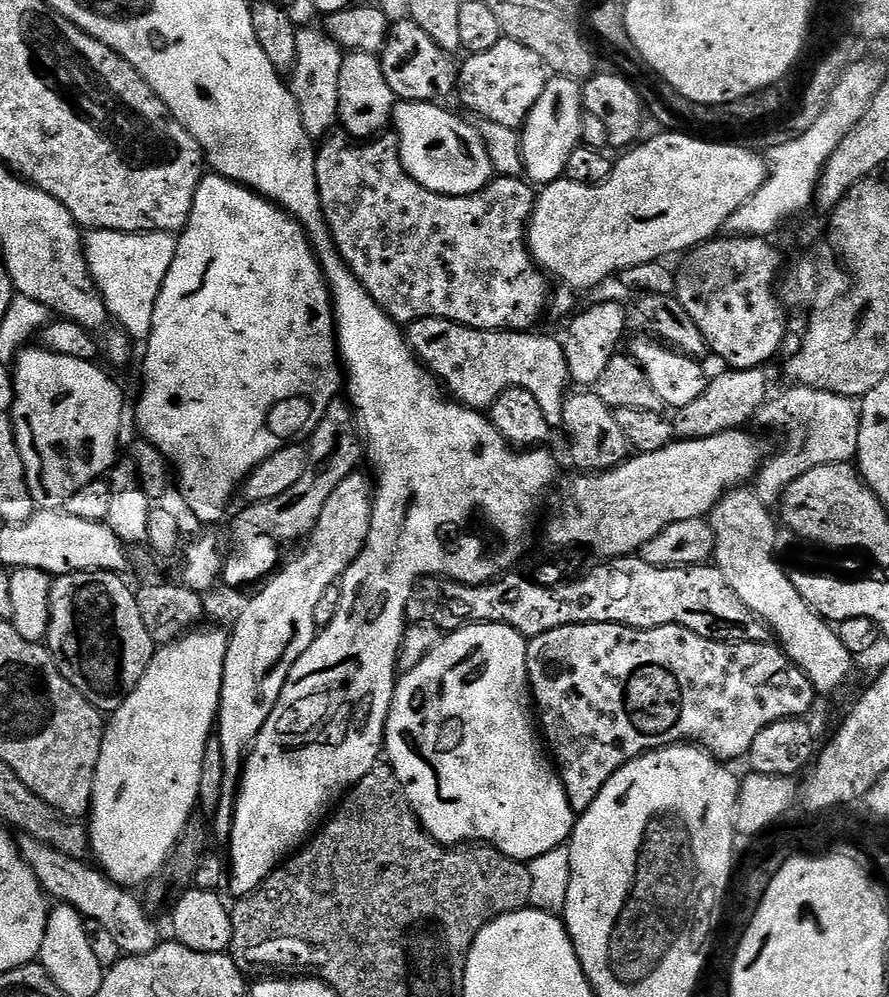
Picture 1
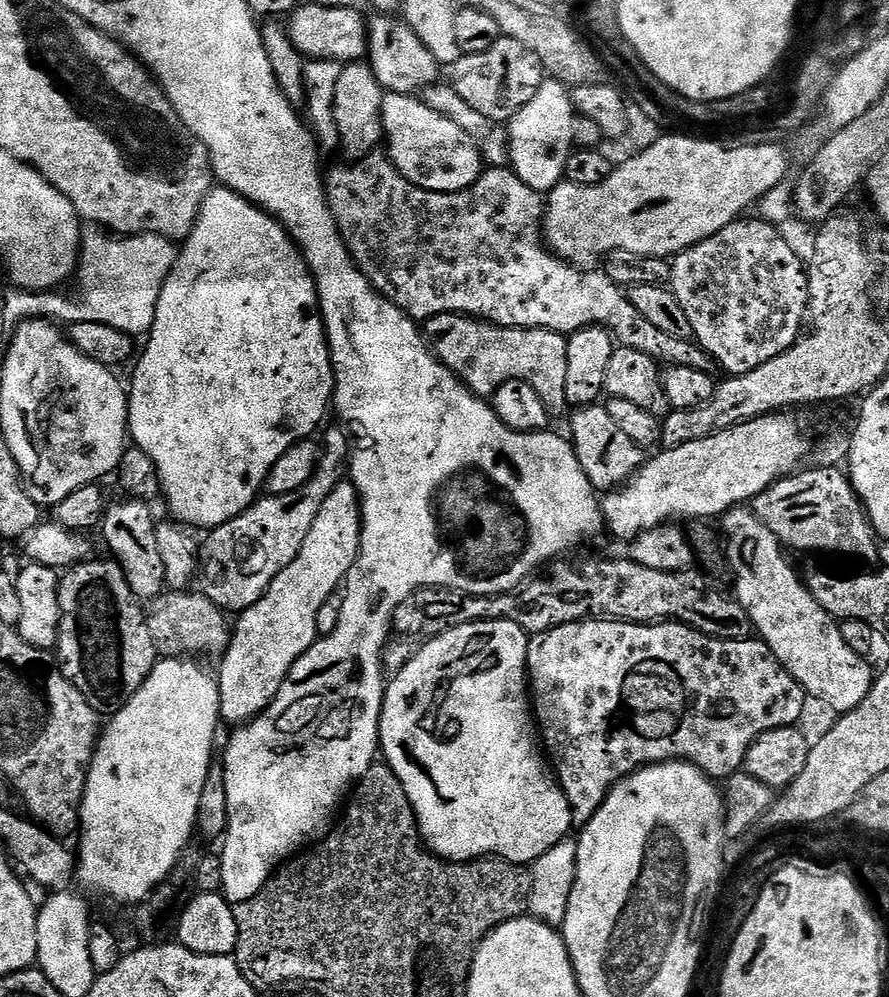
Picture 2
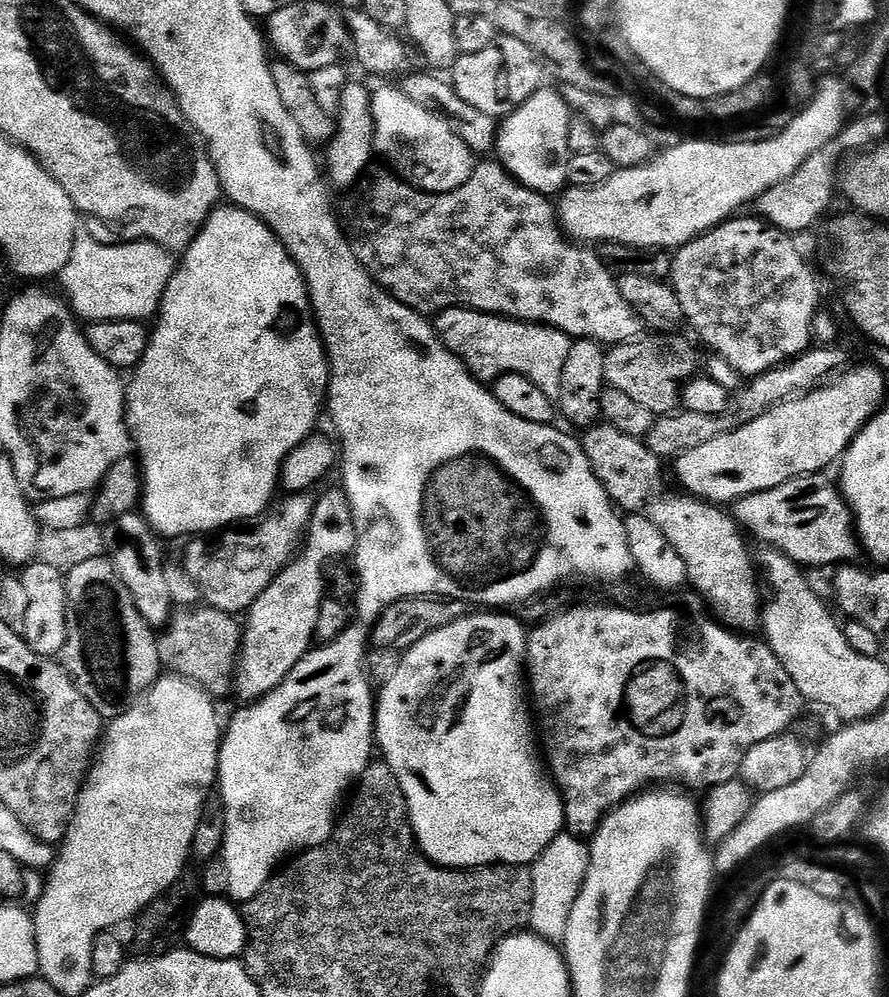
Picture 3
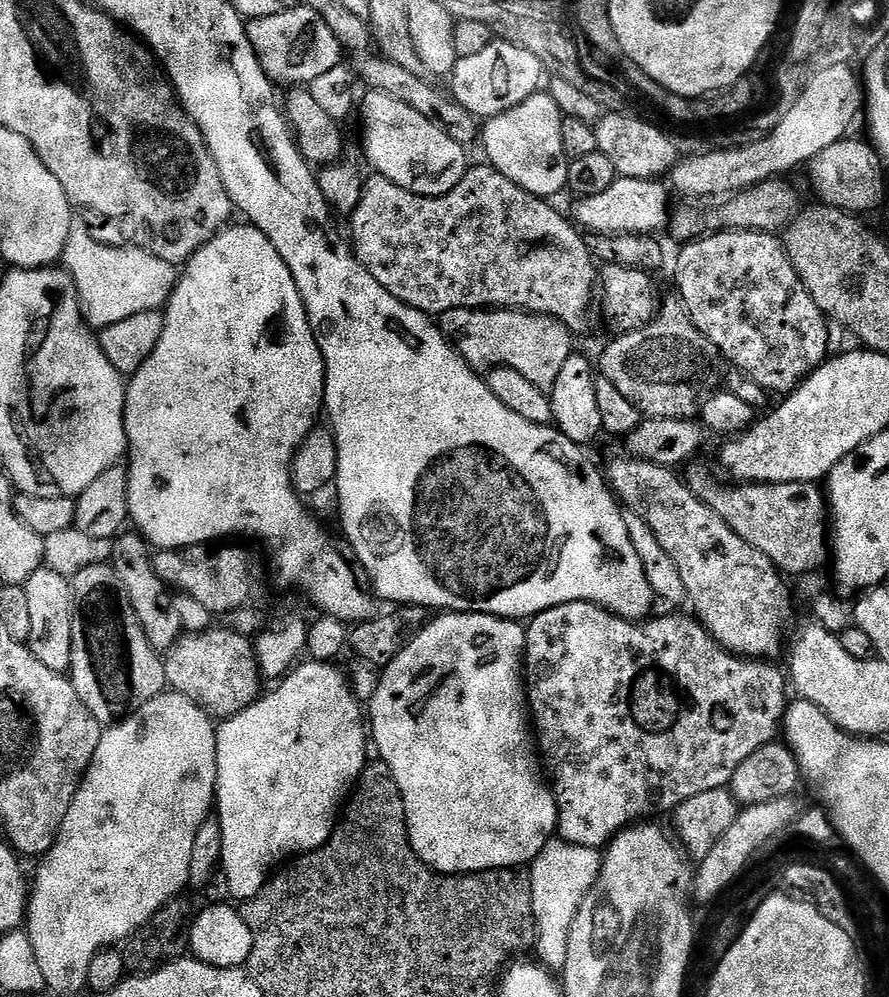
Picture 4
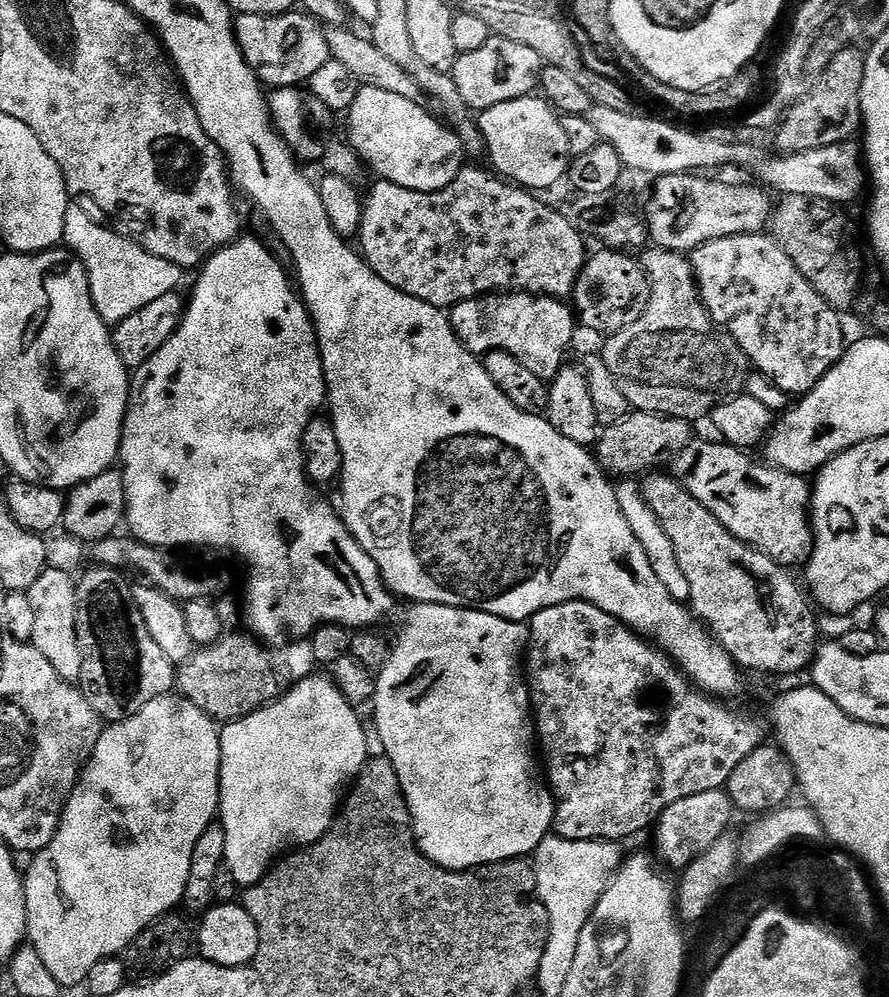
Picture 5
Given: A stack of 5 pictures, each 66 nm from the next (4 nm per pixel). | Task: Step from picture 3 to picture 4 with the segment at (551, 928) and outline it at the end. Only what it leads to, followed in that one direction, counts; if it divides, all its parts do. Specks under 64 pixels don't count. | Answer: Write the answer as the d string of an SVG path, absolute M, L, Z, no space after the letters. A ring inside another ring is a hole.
M553 838L530 865L534 918L538 933L534 952L541 956L537 957L549 970L563 970L566 966L570 930L582 902L588 897L598 878L601 859L601 853L595 848L574 846L562 839Z

